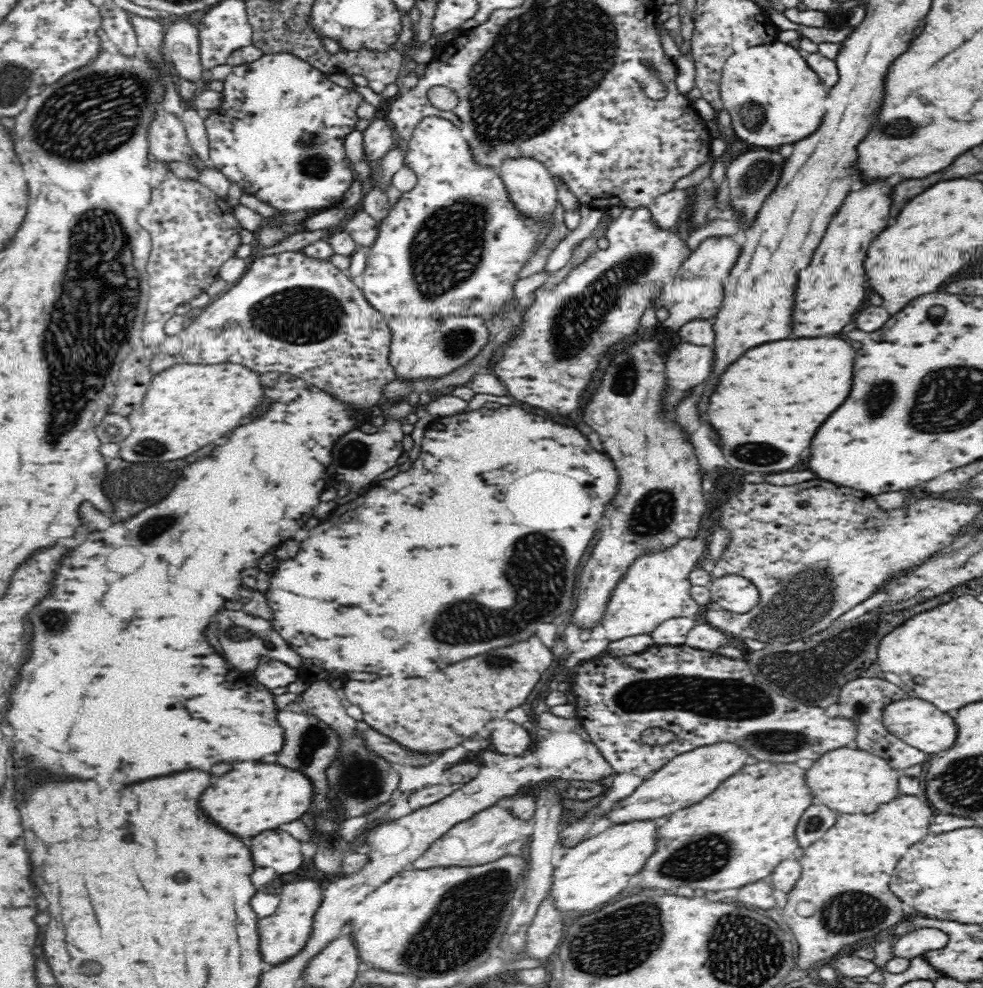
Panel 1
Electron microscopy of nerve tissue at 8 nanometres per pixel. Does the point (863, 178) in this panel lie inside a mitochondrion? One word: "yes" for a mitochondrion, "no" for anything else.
no

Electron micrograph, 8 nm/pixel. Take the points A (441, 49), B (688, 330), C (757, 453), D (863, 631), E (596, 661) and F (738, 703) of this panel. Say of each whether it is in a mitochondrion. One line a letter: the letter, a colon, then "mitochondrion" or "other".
A: other
B: other
C: mitochondrion
D: other
E: other
F: mitochondrion

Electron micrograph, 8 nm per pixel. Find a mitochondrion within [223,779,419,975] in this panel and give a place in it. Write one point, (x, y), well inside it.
(325, 834)

